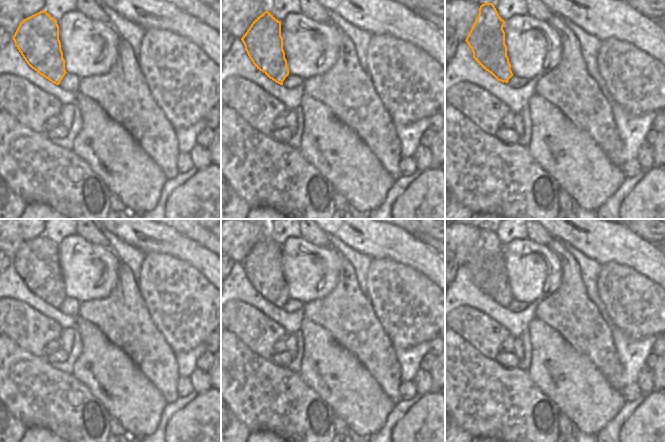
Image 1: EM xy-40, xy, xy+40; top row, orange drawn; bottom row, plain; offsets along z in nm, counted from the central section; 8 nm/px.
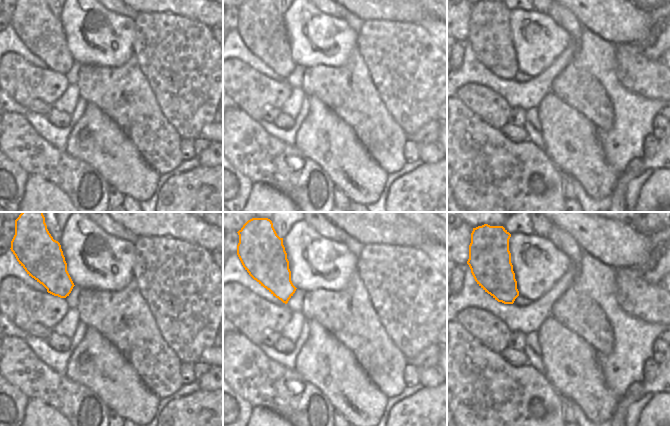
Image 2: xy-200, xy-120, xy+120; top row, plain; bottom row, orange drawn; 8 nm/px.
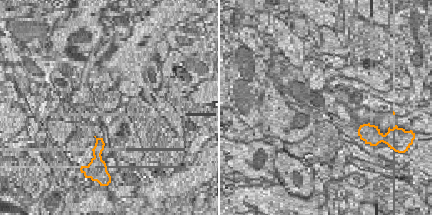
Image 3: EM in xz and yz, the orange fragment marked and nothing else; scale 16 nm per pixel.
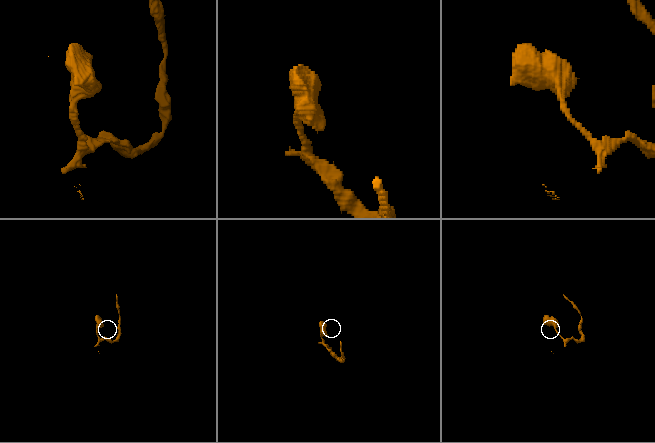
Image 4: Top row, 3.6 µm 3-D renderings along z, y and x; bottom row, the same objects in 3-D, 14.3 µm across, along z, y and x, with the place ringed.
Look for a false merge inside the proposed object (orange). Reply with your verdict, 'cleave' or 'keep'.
cleave

